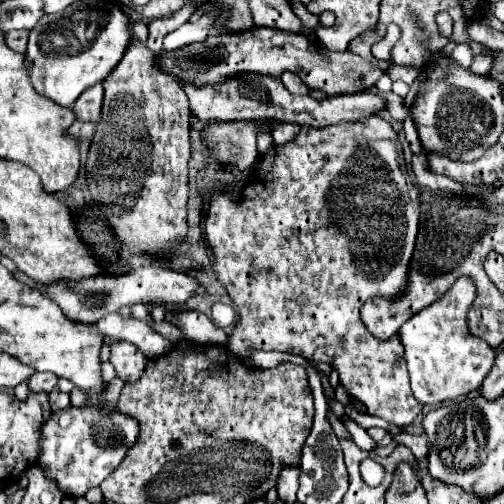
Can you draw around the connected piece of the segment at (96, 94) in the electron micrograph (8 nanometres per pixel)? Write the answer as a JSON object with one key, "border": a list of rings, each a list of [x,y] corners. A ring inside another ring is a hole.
{"border":[[[102,82],[84,90],[84,96],[80,96],[80,100],[76,100],[76,108],[72,108],[76,112],[76,118],[84,122],[98,122],[102,112],[102,98],[104,98]]]}

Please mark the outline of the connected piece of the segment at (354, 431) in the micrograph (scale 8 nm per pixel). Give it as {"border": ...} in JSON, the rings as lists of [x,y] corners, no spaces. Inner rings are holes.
{"border":[[[342,416],[342,422],[346,424],[346,428],[348,428],[348,432],[352,434],[352,438],[354,438],[354,442],[362,448],[362,450],[376,450],[378,448],[378,442],[362,428],[362,426],[358,426],[356,422],[352,422],[352,420],[348,420],[348,416]]]}

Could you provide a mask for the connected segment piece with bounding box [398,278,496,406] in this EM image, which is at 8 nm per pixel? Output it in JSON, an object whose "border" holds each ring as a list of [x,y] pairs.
{"border":[[[460,278],[434,304],[420,310],[402,324],[398,336],[404,346],[404,360],[410,372],[410,384],[416,400],[426,406],[466,396],[480,388],[484,376],[490,372],[496,352],[480,338],[472,336],[466,326],[466,312],[474,300],[474,284],[470,278]]]}

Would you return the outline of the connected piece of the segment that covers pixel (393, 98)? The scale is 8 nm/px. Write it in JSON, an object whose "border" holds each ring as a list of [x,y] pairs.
{"border":[[[372,86],[372,88],[364,88],[364,90],[360,90],[360,92],[374,92],[376,96],[380,96],[380,98],[384,98],[384,100],[388,100],[388,112],[390,112],[392,120],[398,120],[398,122],[402,122],[402,120],[406,118],[404,98],[396,96],[394,92],[382,92],[382,90],[378,90],[376,86]]]}

